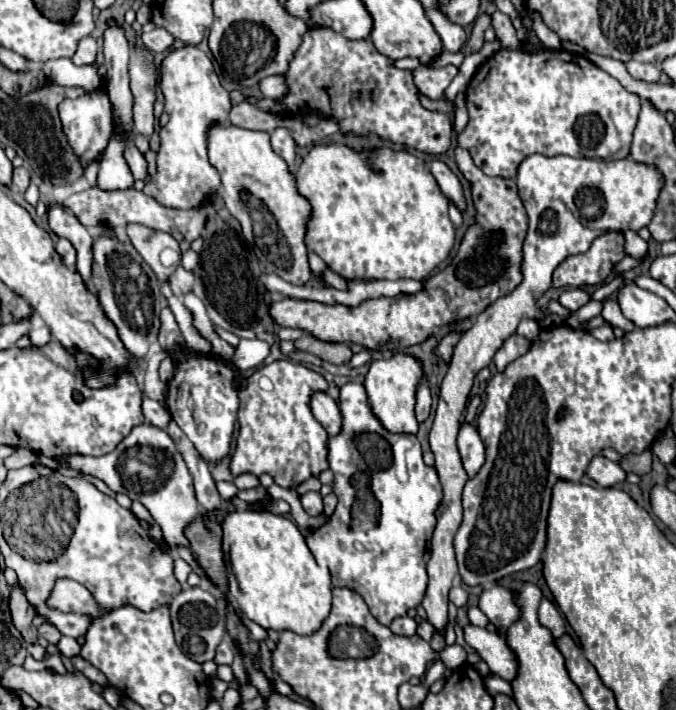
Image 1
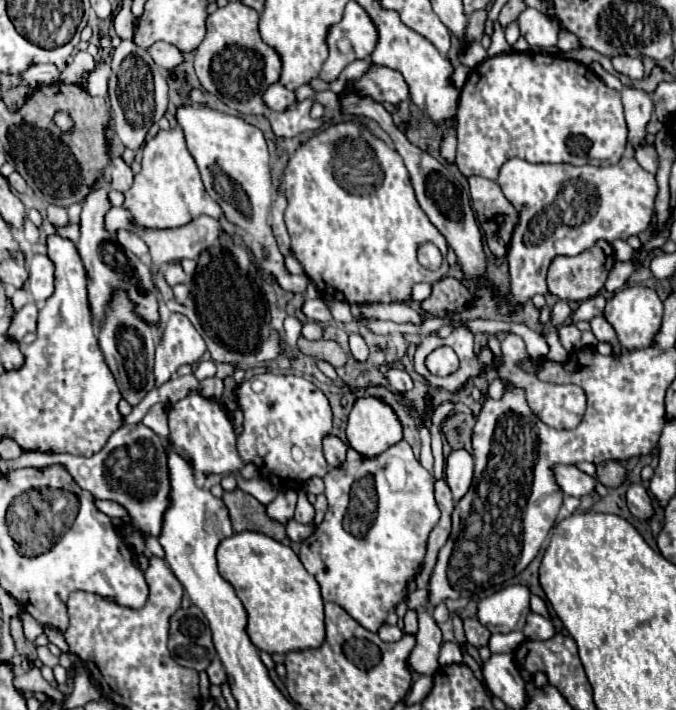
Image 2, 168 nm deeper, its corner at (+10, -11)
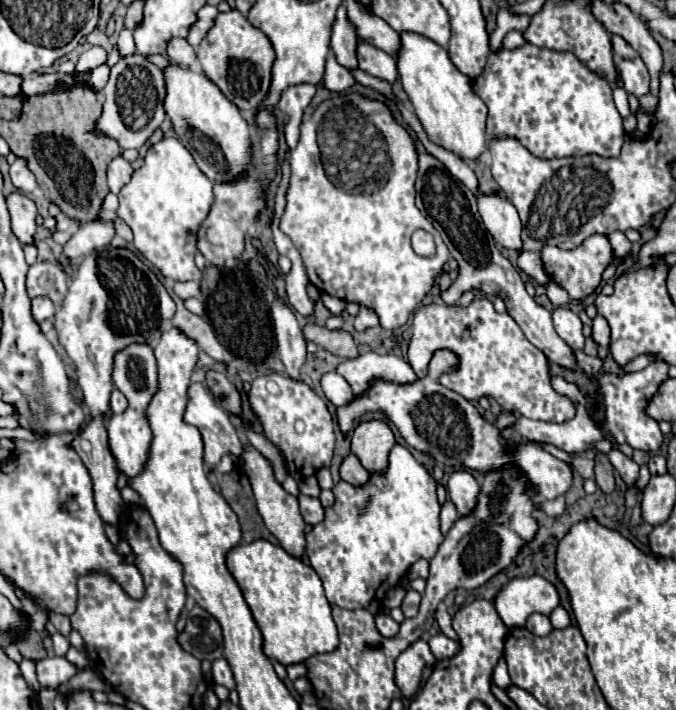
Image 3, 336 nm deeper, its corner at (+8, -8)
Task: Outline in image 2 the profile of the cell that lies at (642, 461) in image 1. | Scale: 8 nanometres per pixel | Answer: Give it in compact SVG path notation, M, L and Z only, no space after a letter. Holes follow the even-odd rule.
M604 461L604 463L600 463L596 467L596 475L598 475L598 481L604 487L612 489L612 487L620 487L622 485L622 481L626 477L626 469L616 461Z

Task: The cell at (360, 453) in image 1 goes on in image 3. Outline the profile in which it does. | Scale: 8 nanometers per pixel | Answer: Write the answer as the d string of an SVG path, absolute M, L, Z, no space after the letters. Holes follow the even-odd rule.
M394 444L386 472L370 474L370 480L362 486L352 486L340 480L334 484L332 492L336 498L334 506L330 506L324 520L316 524L310 534L306 534L306 556L310 566L320 576L330 604L346 610L364 608L376 616L384 606L382 600L386 592L400 584L406 570L420 558L432 560L438 552L444 536L440 534L440 502L436 498L436 480L406 446Z

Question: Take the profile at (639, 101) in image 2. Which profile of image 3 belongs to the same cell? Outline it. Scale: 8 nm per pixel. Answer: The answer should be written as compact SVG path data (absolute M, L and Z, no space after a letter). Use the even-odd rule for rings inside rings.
M642 58L620 60L618 74L620 74L622 86L628 94L634 94L636 98L640 98L650 92L650 76L648 76L648 70L644 68Z

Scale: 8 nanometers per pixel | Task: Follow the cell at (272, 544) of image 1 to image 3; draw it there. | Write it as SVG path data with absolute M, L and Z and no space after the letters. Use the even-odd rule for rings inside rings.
M268 540L234 546L226 554L226 566L252 610L252 616L262 632L262 650L268 658L288 666L304 662L320 652L332 652L338 646L330 604L312 566Z

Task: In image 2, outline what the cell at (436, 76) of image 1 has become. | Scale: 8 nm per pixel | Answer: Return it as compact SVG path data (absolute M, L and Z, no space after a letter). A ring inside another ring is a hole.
M372 65L358 83L360 91L366 91L366 95L374 95L380 103L400 103L408 99L408 85L404 77L382 65Z

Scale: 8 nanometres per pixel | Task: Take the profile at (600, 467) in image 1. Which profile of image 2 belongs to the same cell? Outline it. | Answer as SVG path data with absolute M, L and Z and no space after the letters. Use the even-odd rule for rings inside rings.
M554 465L554 481L564 491L564 495L584 497L594 491L594 479L574 465Z

